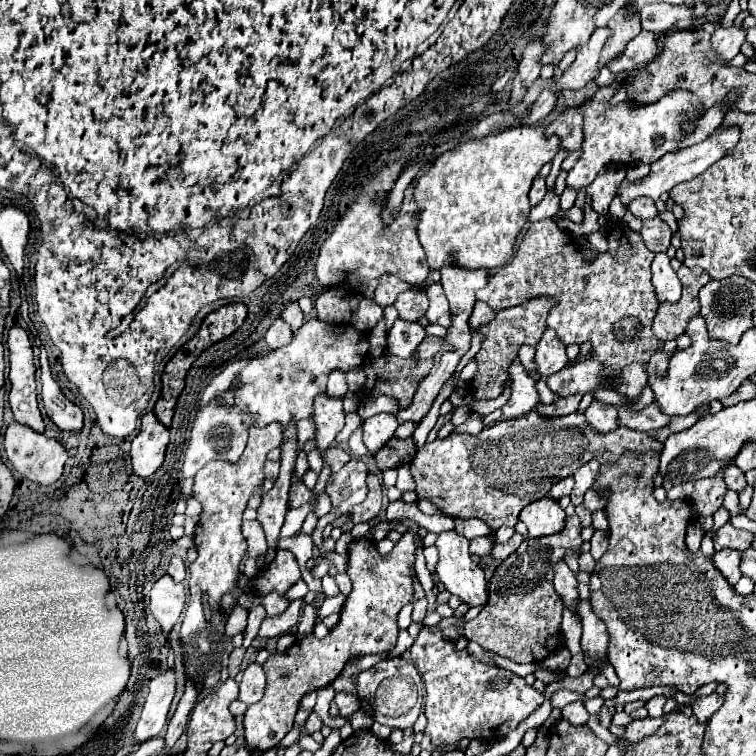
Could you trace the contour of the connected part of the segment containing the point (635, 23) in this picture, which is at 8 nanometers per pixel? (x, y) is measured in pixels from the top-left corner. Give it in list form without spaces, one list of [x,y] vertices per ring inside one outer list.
[[[622,5],[622,9],[618,9],[616,17],[608,21],[606,29],[610,31],[610,39],[606,41],[606,47],[602,49],[600,63],[598,63],[600,67],[606,61],[618,57],[624,51],[626,43],[640,33],[640,29],[642,29],[640,27],[640,15],[638,15],[638,11],[634,11],[634,15],[630,15],[630,11],[626,11],[626,5]]]

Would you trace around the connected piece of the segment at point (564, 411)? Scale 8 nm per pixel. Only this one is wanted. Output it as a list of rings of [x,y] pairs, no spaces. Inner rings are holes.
[[[582,395],[562,397],[562,399],[558,399],[558,401],[550,403],[550,405],[538,405],[538,407],[536,407],[536,411],[538,411],[540,415],[546,415],[548,419],[552,419],[552,417],[564,417],[564,415],[568,415],[568,413],[576,411],[576,407],[578,407],[580,399],[582,399]]]

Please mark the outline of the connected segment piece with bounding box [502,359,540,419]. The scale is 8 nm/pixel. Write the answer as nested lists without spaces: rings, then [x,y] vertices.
[[[514,359],[514,363],[510,365],[510,377],[512,377],[512,395],[508,403],[502,407],[502,413],[506,419],[514,419],[518,415],[522,417],[540,403],[536,381],[526,375],[520,359]]]

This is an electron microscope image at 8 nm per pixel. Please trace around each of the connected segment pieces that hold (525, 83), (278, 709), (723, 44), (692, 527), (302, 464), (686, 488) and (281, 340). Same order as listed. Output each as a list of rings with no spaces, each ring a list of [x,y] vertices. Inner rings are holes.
[[[535,41],[534,44],[529,43],[525,49],[522,59],[518,63],[518,69],[516,69],[516,77],[514,77],[514,87],[512,87],[512,93],[510,93],[510,103],[518,103],[522,101],[522,91],[526,91],[530,87],[530,83],[540,75],[540,61],[538,57],[542,55],[544,47],[540,41]]]
[[[404,533],[394,545],[392,553],[380,555],[372,539],[358,539],[350,543],[348,549],[348,577],[352,579],[352,593],[340,611],[340,621],[330,629],[324,639],[316,639],[312,633],[300,637],[284,653],[272,653],[262,665],[266,671],[266,693],[258,703],[248,705],[244,715],[246,747],[252,751],[266,751],[282,741],[282,737],[292,729],[294,715],[298,711],[300,699],[316,689],[330,685],[342,671],[342,667],[356,655],[376,655],[390,651],[396,643],[398,611],[412,601],[412,579],[410,565],[414,563],[414,537]]]
[[[718,21],[716,23],[716,29],[712,33],[712,47],[714,47],[714,51],[722,59],[730,61],[734,55],[738,55],[740,45],[744,43],[744,39],[746,39],[746,27],[736,25],[736,23],[732,23],[730,27],[724,27]]]
[[[693,521],[687,528],[686,546],[687,549],[693,553],[700,549],[701,540],[705,532],[702,530],[697,521]]]
[[[300,451],[300,453],[298,453],[298,459],[296,459],[296,467],[294,467],[294,475],[296,475],[296,479],[298,479],[298,481],[304,481],[304,475],[306,475],[308,469],[310,469],[310,467],[308,467],[306,453]]]
[[[688,481],[682,485],[673,486],[667,492],[667,498],[670,500],[682,499],[687,500],[691,498],[693,492],[693,483]]]
[[[278,317],[278,319],[274,319],[272,325],[268,327],[264,339],[266,339],[266,343],[270,345],[270,349],[278,349],[278,347],[290,343],[292,335],[294,335],[294,333],[290,331],[290,325],[288,325],[282,317]]]

